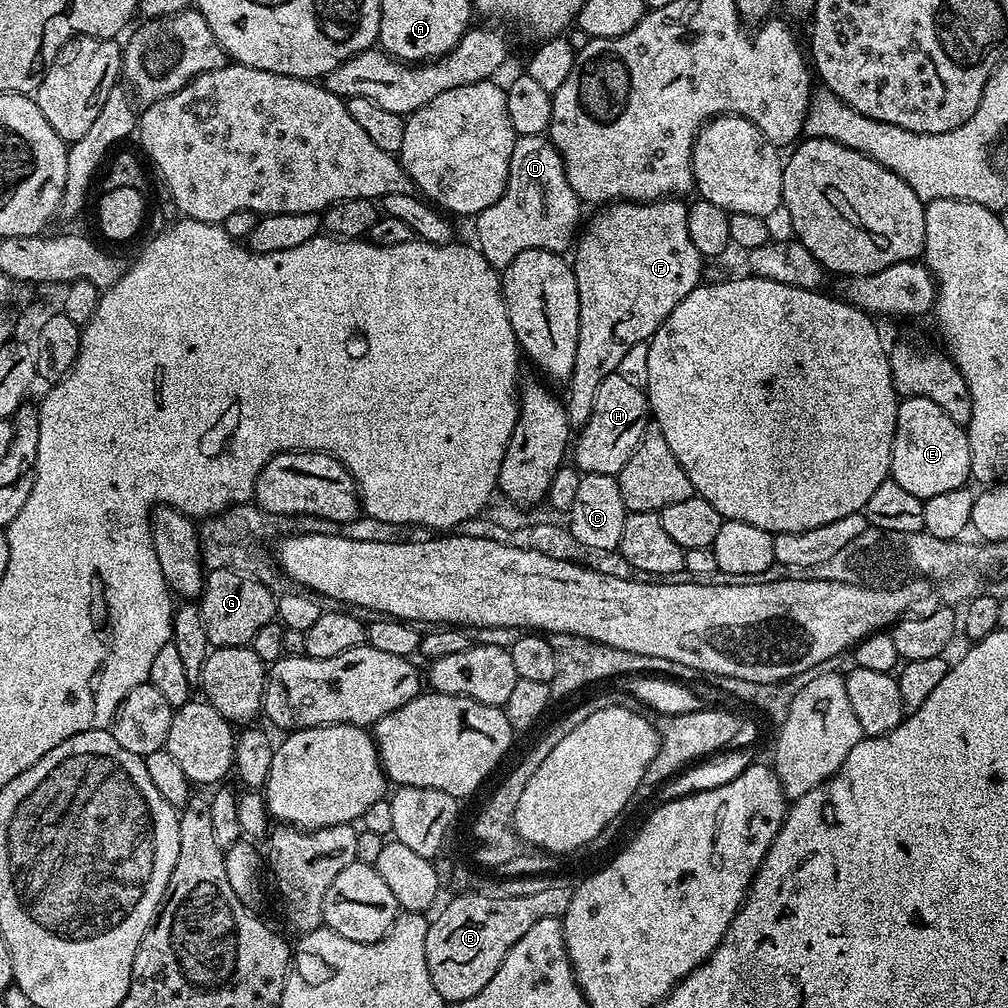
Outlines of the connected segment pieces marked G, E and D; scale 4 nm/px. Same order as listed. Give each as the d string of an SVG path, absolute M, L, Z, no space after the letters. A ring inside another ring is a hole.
M232 568L209 571L204 578L204 591L198 597L202 626L206 626L206 638L212 648L251 645L254 634L262 626L277 619L277 597L255 576L246 576Z
M903 397L898 403L890 466L891 480L922 501L934 498L934 494L946 494L965 487L972 474L965 425L954 422L954 418L950 418L942 406L930 402L930 398Z
M547 135L517 136L514 142L514 154L510 154L510 170L506 178L506 190L494 206L486 206L474 218L476 224L476 240L480 252L490 262L490 266L503 270L522 254L522 250L546 250L547 252L567 253L573 247L574 235L577 233L576 219L580 216L580 201L566 178L566 170L558 150Z

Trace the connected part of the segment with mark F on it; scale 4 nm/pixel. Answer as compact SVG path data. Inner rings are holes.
M669 198L667 200L646 200L637 202L635 200L618 200L609 202L599 209L600 212L588 224L588 229L579 233L578 239L574 244L574 253L576 257L571 257L572 273L578 282L578 351L574 353L574 370L572 371L571 380L567 381L568 400L563 401L566 410L566 418L569 425L573 429L579 430L583 428L590 416L590 410L594 410L594 398L598 394L598 386L602 386L602 382L612 372L617 371L621 366L620 363L628 356L631 348L636 348L651 340L652 336L658 330L658 326L662 326L662 322L666 322L666 318L674 310L674 306L678 306L678 302L682 302L682 298L686 298L686 294L690 294L695 288L700 287L702 277L700 277L700 263L702 257L698 246L694 246L694 242L690 242L690 229L686 226L686 218L688 217L688 204L680 198Z

